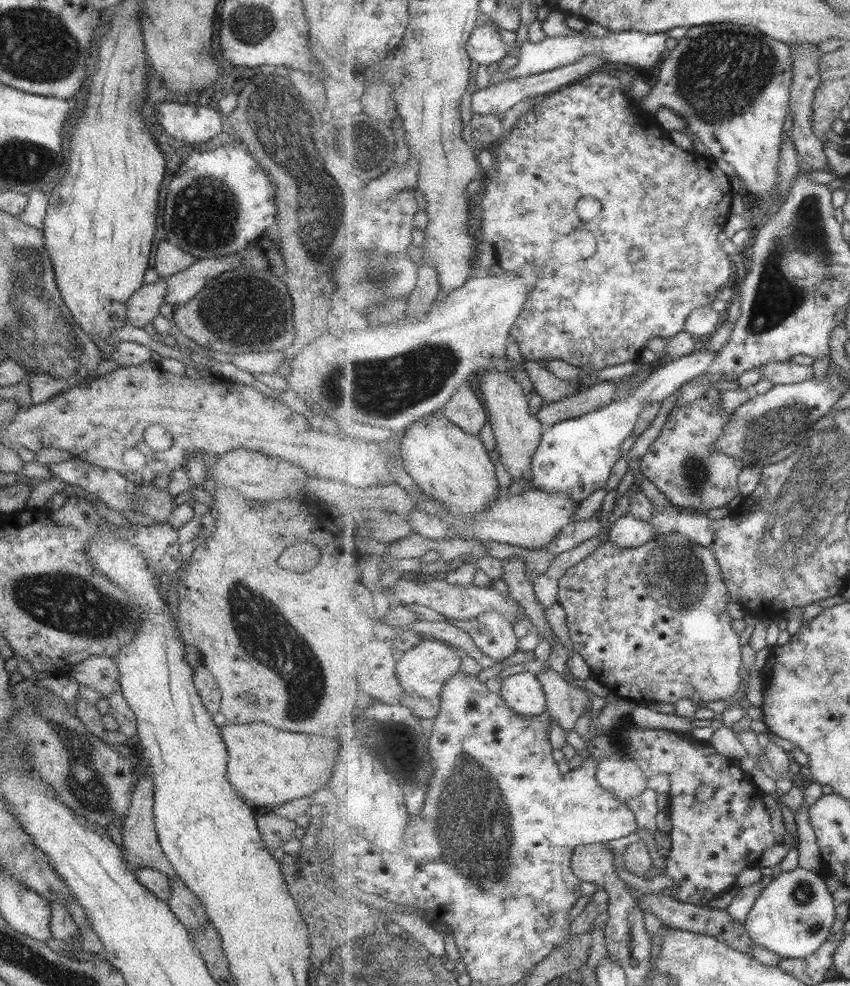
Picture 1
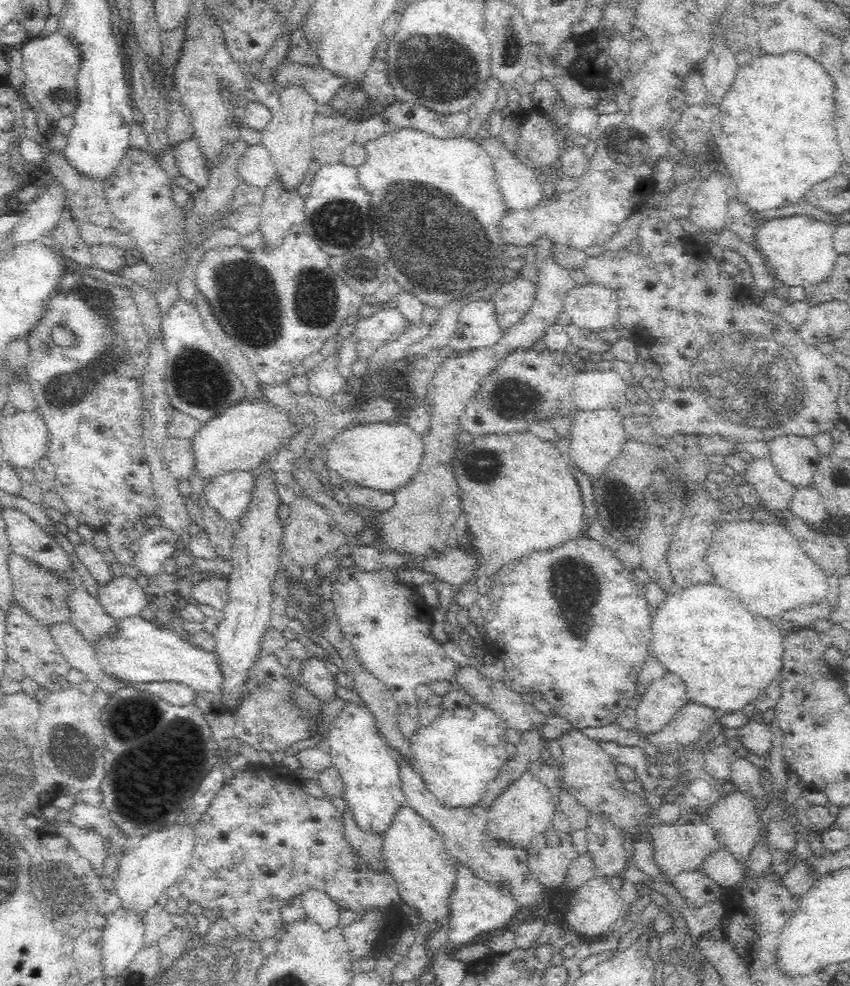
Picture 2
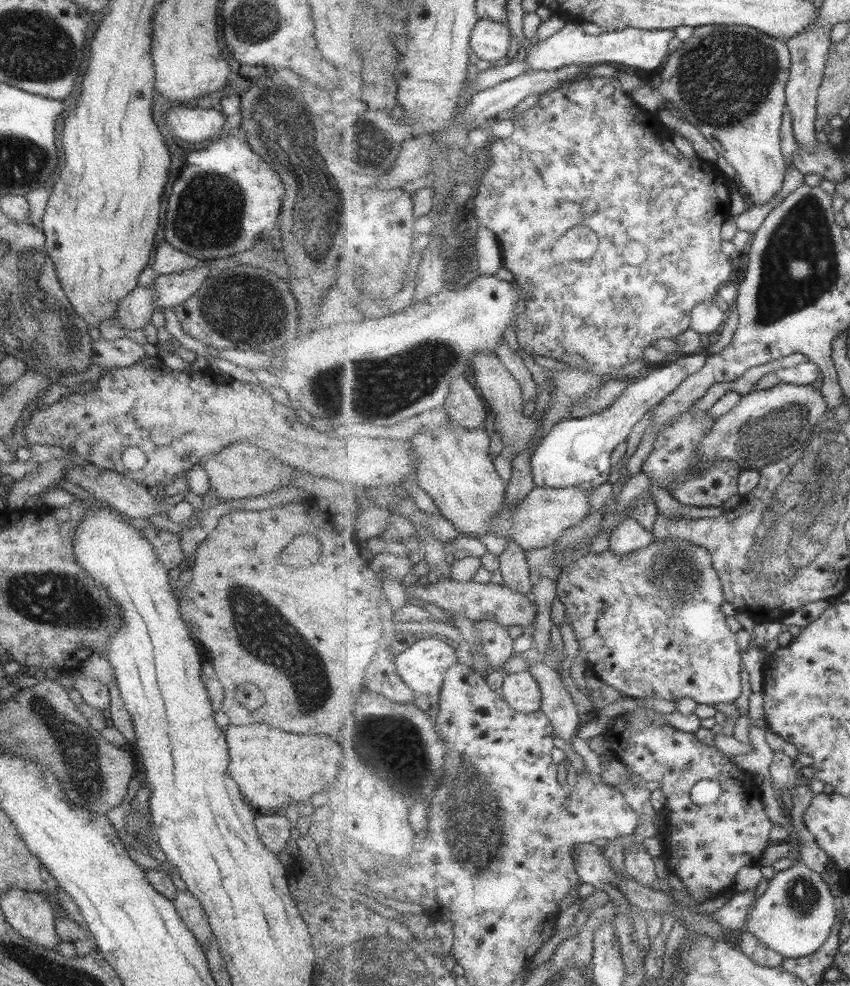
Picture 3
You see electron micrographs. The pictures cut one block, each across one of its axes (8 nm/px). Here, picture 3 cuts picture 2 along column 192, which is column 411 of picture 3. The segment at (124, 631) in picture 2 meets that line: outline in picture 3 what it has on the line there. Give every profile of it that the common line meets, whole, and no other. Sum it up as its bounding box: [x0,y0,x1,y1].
[396,636,459,718]

